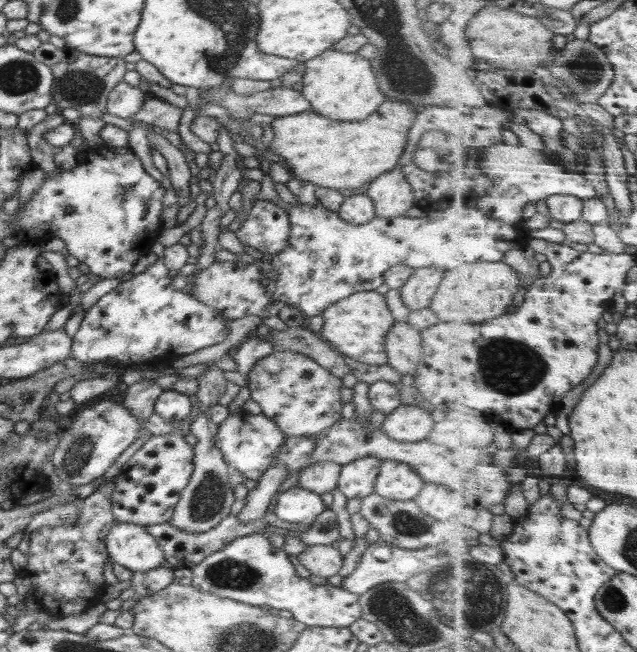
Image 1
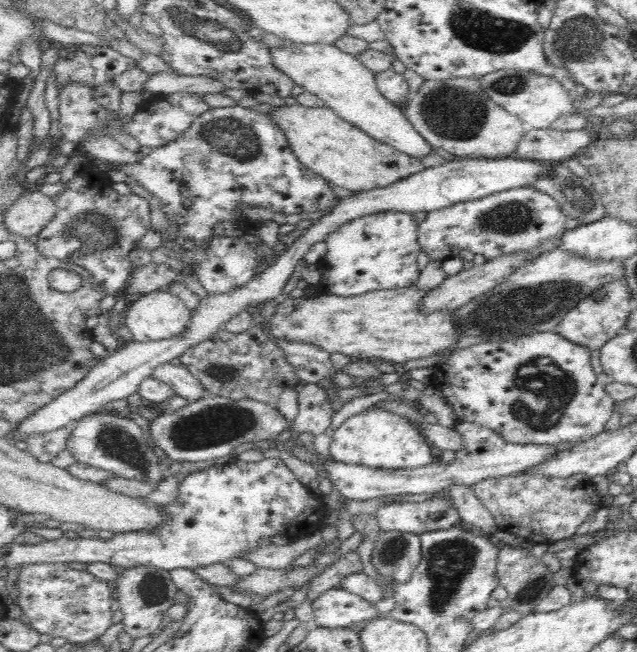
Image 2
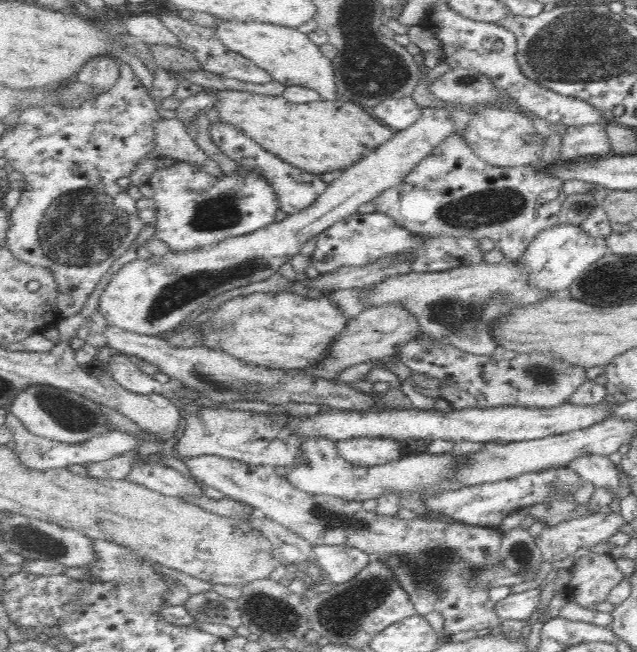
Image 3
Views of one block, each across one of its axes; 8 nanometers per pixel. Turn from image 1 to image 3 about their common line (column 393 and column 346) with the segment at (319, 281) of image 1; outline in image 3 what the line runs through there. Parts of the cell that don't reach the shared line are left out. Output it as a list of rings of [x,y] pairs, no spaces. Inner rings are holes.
[[[380,212],[373,214],[354,214],[349,218],[336,222],[327,230],[324,230],[316,237],[317,246],[311,255],[311,267],[318,270],[319,274],[328,274],[334,270],[342,269],[346,266],[360,267],[366,264],[378,262],[386,256],[398,256],[398,254],[413,254],[411,259],[412,270],[414,272],[439,272],[456,269],[460,267],[472,266],[474,264],[484,263],[485,253],[479,248],[478,241],[462,236],[463,238],[454,238],[453,236],[436,236],[437,238],[427,238],[423,240],[418,238],[410,231],[398,225],[390,216]]]

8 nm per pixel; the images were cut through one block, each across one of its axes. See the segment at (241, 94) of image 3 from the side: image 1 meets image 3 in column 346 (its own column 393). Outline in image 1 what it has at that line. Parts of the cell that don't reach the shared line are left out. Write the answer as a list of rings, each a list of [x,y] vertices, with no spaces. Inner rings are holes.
[[[384,101],[364,120],[333,120],[312,110],[278,117],[271,123],[274,139],[269,146],[273,158],[270,178],[282,184],[292,179],[310,182],[315,187],[335,191],[354,191],[364,187],[379,174],[396,168],[408,131],[420,109],[405,102]]]

